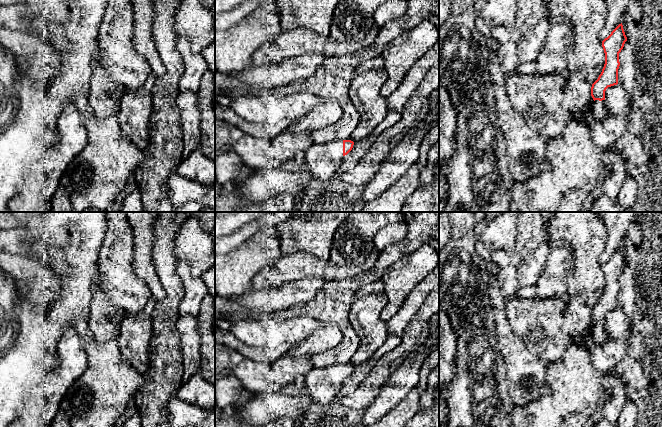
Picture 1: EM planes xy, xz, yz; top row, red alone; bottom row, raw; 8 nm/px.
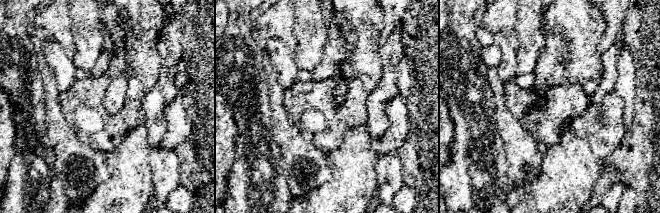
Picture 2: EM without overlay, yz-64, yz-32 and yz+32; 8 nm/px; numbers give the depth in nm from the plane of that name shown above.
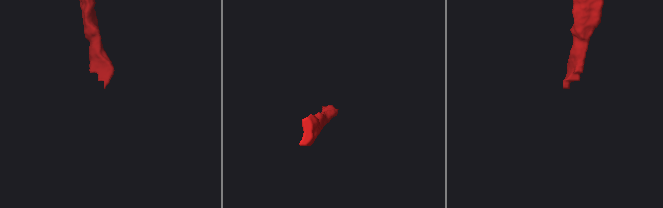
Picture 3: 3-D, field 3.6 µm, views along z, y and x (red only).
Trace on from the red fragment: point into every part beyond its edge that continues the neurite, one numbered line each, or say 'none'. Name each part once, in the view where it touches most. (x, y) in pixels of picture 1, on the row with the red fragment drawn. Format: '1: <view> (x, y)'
1: xz (323, 161)
2: yz (628, 48)

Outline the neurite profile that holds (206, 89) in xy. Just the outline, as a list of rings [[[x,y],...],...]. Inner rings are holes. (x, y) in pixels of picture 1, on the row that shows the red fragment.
[[[207,70],[201,78],[197,91],[201,130],[199,149],[212,160],[215,160],[215,110],[212,104],[214,92],[215,74]]]

